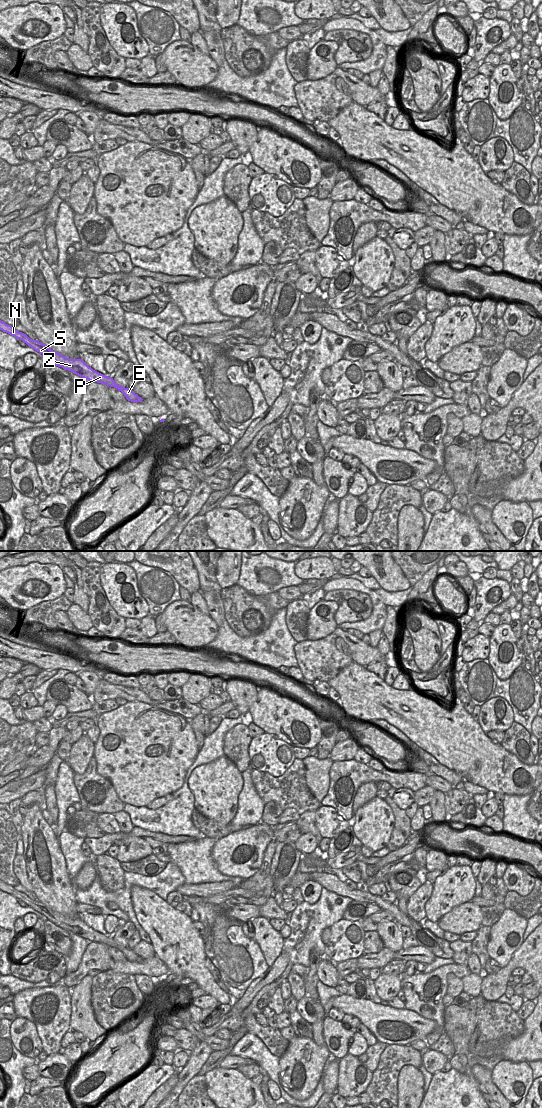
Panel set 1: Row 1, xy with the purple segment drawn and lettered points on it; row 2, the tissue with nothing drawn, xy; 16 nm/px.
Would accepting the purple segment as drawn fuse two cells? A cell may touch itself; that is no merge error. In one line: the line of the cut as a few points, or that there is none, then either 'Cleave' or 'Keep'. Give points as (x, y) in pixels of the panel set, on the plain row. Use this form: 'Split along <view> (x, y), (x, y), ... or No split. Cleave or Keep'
No split. Keep

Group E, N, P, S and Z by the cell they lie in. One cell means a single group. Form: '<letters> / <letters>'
E N P S Z

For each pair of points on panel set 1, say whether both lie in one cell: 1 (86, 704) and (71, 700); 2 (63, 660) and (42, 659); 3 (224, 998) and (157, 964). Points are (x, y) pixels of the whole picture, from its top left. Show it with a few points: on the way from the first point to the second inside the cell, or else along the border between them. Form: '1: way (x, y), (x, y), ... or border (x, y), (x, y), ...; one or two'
1: way (82, 702), (75, 700); one
2: way (58, 660), (47, 660); one
3: border (155, 954), (164, 963), (168, 973); two

